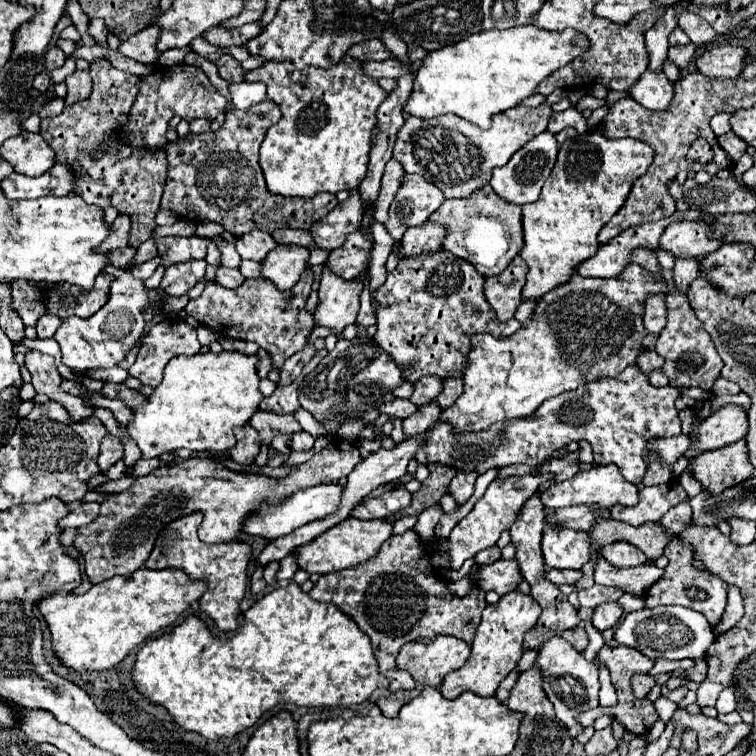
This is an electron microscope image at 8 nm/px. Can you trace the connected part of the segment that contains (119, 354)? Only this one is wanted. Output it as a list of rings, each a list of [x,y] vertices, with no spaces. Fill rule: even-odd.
[[[108,263],[102,272],[115,277],[107,303],[93,317],[65,319],[53,337],[61,347],[63,363],[79,371],[119,365],[141,339],[145,325],[153,323],[153,317],[163,311],[165,303],[165,291],[161,287],[157,291],[149,291],[145,283],[141,279],[135,279],[127,269],[117,269]]]

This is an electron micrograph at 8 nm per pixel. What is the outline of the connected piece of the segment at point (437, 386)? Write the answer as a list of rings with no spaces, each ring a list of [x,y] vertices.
[[[427,375],[427,377],[421,377],[417,383],[415,383],[415,391],[413,391],[413,403],[417,406],[421,406],[429,403],[435,399],[443,389],[442,380],[439,377],[433,377],[433,375]]]

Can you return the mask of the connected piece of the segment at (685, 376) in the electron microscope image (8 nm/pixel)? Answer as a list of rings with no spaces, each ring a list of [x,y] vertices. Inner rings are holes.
[[[669,291],[665,295],[667,305],[667,325],[659,333],[657,339],[657,353],[665,359],[663,373],[669,377],[669,385],[683,389],[683,387],[701,387],[711,389],[713,381],[721,375],[723,359],[719,357],[709,333],[705,333],[703,323],[697,319],[695,311],[689,305],[687,293],[683,291]]]

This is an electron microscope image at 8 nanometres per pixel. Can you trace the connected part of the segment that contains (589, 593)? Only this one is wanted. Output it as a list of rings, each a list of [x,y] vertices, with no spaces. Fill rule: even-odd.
[[[593,585],[591,589],[579,591],[579,603],[581,607],[589,607],[595,609],[601,603],[609,603],[609,601],[617,601],[623,595],[623,591],[617,591],[615,587],[601,587],[601,585]]]

